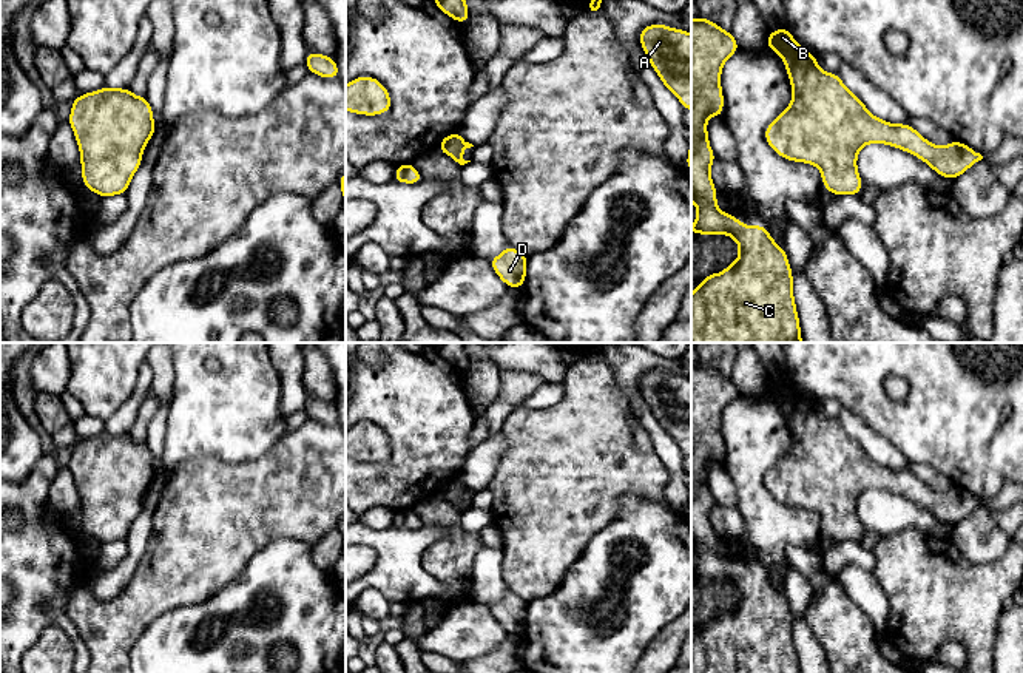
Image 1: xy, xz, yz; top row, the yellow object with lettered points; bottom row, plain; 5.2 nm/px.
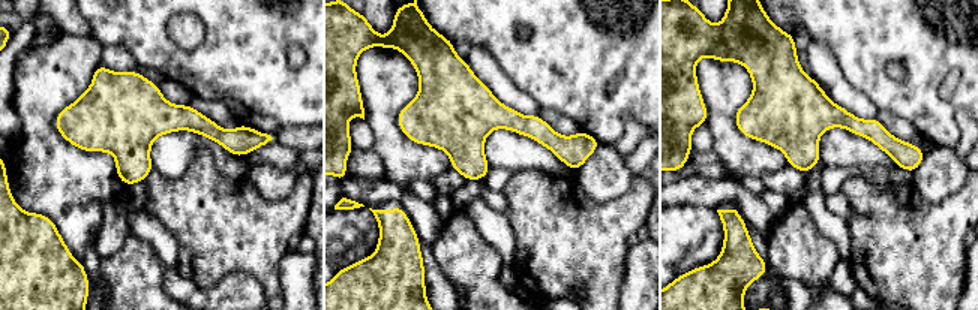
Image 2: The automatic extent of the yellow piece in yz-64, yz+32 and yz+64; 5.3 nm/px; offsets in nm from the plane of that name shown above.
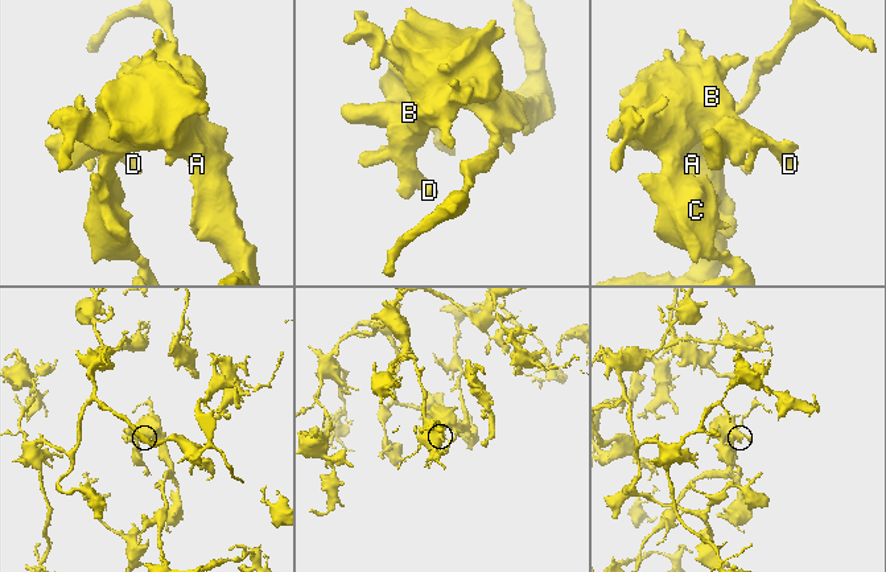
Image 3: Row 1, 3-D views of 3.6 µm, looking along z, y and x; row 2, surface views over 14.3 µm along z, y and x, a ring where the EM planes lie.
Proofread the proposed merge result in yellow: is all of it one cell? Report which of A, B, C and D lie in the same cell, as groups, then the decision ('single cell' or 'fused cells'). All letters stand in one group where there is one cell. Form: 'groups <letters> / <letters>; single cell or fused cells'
groups A B C D; single cell

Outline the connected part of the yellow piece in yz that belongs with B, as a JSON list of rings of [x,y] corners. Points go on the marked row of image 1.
[[[788,26],[767,31],[765,49],[781,56],[793,97],[767,125],[764,137],[778,156],[818,167],[822,187],[833,196],[859,196],[863,179],[856,159],[867,144],[910,153],[950,181],[983,159],[955,139],[947,147],[938,147],[909,123],[889,123],[873,116],[838,73],[818,66],[818,57],[793,39]]]

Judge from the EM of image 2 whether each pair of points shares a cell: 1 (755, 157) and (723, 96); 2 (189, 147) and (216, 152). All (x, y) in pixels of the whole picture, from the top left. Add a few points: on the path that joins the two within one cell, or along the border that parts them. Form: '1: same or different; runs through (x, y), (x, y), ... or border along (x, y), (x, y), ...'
1: same; runs through (738, 144), (723, 129), (723, 113)
2: same; runs through (195, 144), (210, 146)

